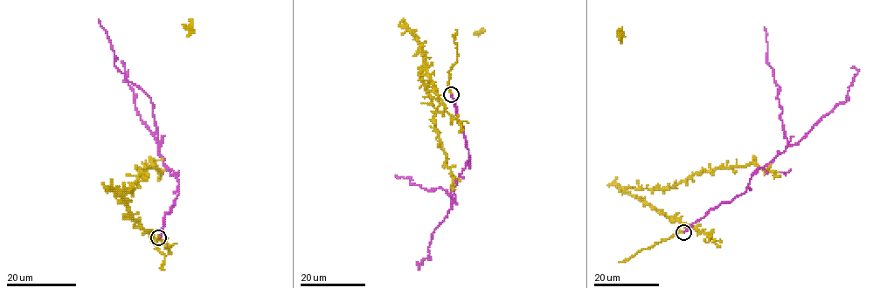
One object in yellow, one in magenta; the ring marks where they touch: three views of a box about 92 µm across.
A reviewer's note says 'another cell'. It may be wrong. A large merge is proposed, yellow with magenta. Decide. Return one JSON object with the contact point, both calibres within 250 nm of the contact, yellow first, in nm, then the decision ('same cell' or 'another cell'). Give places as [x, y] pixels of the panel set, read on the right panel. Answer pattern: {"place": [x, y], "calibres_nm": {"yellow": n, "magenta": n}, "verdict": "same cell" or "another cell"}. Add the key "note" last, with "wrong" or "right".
{"place": [683, 232], "calibres_nm": {"yellow": 360, "magenta": 200}, "verdict": "same cell", "note": "wrong"}

